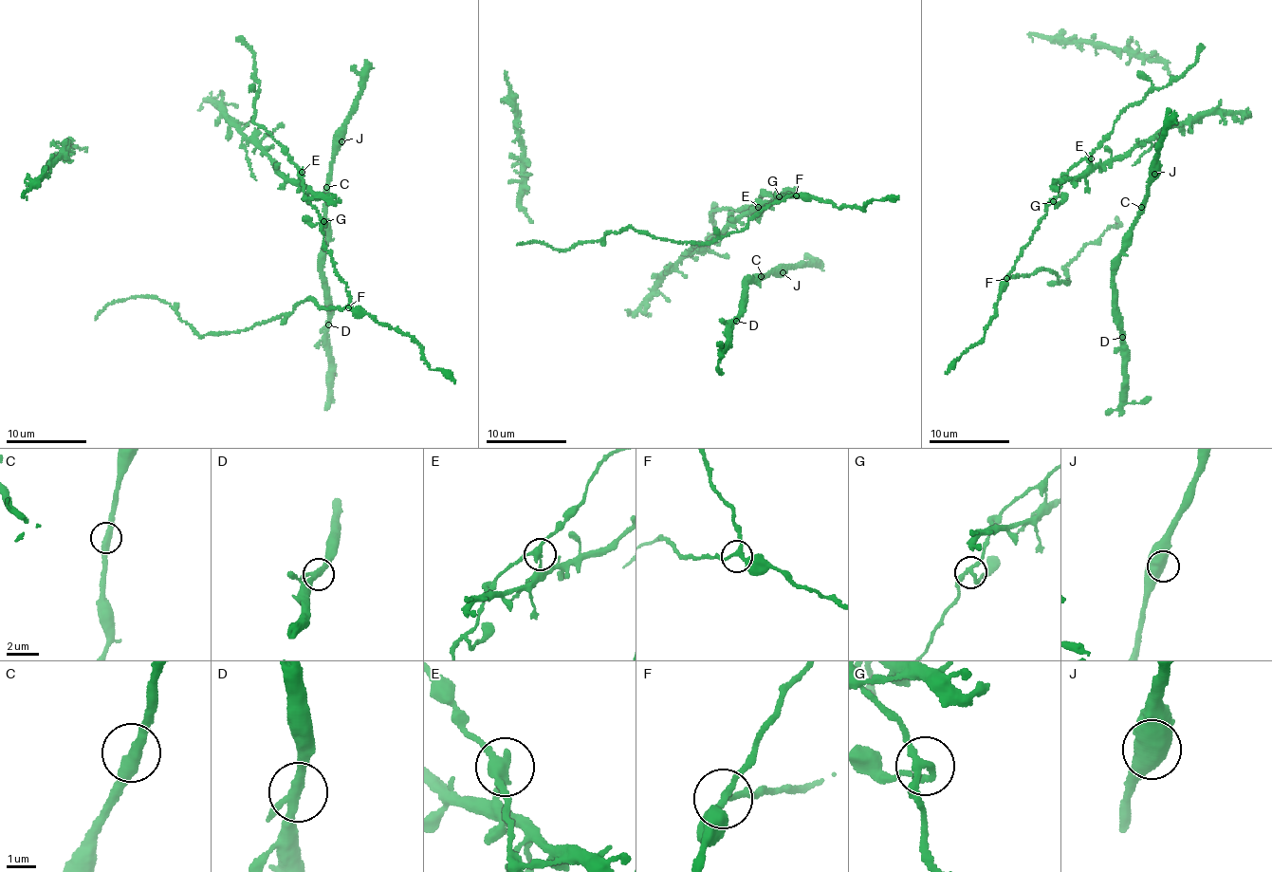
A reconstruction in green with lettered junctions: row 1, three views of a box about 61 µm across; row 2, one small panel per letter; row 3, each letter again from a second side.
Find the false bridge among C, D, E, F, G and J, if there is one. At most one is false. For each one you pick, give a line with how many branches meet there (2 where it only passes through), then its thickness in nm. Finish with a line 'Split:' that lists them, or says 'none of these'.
E: 3 | 280 nm
Split: E

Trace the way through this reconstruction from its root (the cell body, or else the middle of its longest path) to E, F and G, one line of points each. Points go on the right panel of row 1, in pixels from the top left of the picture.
E: (1091, 171), (1091, 158)
F: (1091, 171), (1064, 178), (1059, 194), (1047, 207), (1046, 214), (1006, 278)
G: (1091, 171), (1064, 178), (1053, 202)

